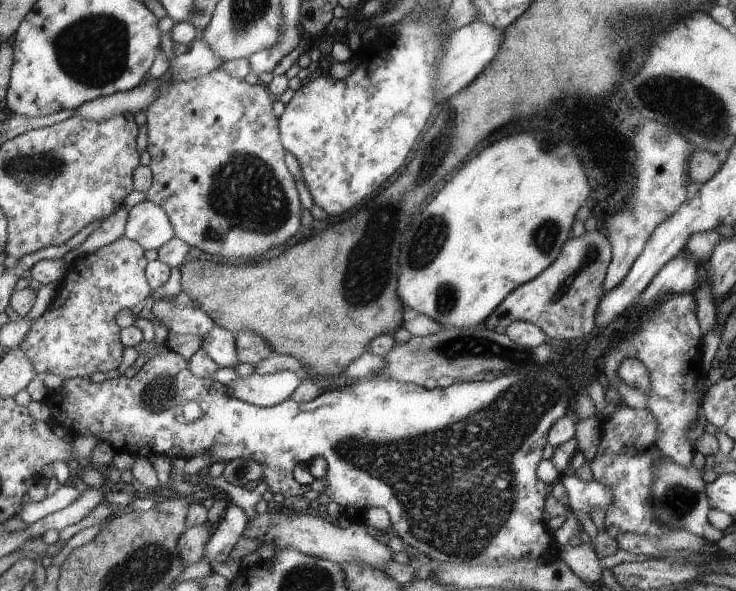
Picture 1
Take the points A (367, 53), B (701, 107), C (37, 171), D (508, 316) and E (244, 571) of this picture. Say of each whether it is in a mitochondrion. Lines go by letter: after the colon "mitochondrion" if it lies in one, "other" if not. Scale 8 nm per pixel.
A: other
B: mitochondrion
C: mitochondrion
D: other
E: other

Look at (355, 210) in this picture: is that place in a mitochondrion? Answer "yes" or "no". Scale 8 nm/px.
no

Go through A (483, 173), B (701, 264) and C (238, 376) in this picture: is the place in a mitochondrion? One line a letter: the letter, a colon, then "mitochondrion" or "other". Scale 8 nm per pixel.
A: other
B: other
C: other

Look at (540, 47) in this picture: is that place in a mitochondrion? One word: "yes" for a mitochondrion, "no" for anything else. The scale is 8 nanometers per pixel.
no

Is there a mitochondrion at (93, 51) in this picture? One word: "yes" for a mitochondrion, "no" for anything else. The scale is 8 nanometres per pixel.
yes

